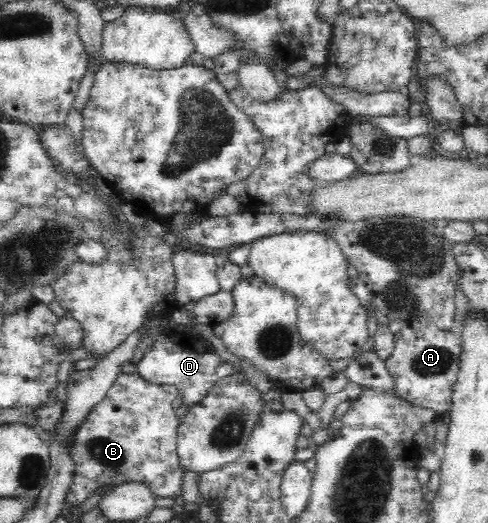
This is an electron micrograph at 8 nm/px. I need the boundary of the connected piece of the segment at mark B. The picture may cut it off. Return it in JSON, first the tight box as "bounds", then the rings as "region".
{"bounds":[66,371,184,506],"region":[[[138,371],[117,376],[105,399],[87,414],[87,418],[75,432],[75,444],[71,445],[70,455],[76,475],[66,493],[66,502],[73,506],[81,506],[93,494],[102,492],[104,495],[113,487],[126,482],[147,485],[157,498],[174,499],[181,496],[184,472],[176,451],[177,430],[181,424],[181,419],[175,414],[178,396],[173,386],[147,382]]]}

